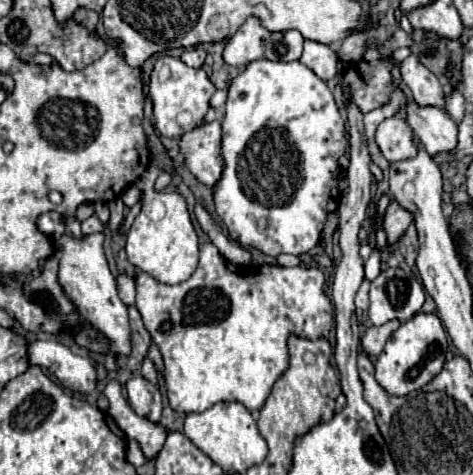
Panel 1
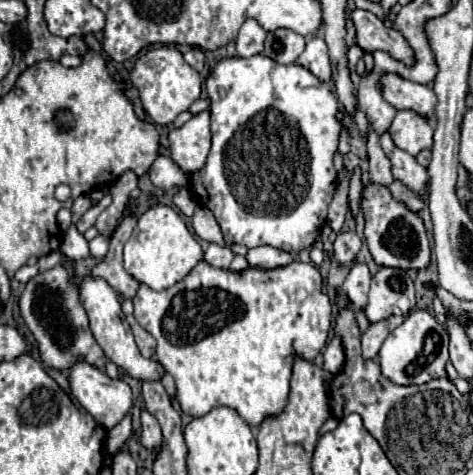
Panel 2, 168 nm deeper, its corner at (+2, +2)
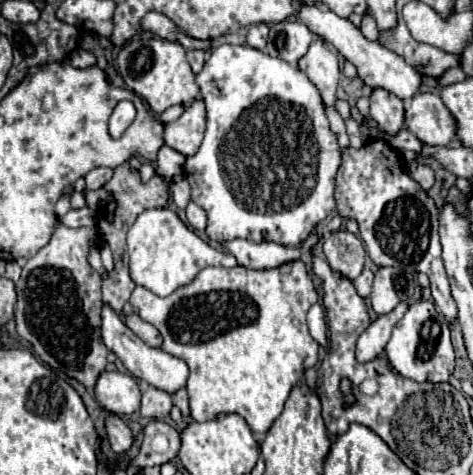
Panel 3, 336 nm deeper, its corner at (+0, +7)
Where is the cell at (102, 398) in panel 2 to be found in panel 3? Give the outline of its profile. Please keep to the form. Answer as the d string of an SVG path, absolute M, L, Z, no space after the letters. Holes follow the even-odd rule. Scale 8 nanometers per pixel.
M104 372L94 388L94 398L100 408L118 416L130 416L138 412L142 392L130 374Z

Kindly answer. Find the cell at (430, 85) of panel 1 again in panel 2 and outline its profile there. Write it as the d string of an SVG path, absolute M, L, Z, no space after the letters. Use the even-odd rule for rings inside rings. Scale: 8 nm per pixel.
M356 9L352 13L352 21L356 25L358 45L362 47L362 51L366 51L366 53L386 51L390 57L394 57L396 61L402 61L404 65L412 67L416 63L412 47L408 45L408 41L404 39L404 35L400 31L396 31L396 29L386 27L370 11Z

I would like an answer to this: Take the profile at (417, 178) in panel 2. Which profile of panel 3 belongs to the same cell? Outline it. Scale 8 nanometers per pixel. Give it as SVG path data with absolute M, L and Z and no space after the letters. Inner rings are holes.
M374 88L370 94L370 116L384 132L396 134L404 124L404 102L382 88Z

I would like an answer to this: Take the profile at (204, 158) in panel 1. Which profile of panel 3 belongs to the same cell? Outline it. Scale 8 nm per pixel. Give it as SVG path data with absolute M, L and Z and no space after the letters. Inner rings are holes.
M194 100L178 120L164 124L164 142L184 156L192 156L202 144L204 130L206 110L202 100Z

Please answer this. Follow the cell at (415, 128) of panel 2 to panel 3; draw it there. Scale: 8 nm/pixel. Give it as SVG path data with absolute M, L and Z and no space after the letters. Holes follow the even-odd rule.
M418 92L406 106L406 128L426 144L450 144L456 136L456 120L440 94Z

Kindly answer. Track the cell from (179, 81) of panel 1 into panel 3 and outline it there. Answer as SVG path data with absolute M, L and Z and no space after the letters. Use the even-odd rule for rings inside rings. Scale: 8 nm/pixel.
M136 34L126 40L124 46L120 46L116 62L126 86L134 90L140 98L144 98L156 114L164 112L174 104L190 104L200 94L196 76L186 60L186 50L178 42Z

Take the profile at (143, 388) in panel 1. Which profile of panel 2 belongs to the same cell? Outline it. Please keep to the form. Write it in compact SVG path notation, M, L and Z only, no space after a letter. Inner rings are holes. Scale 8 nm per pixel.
M144 403L140 407L140 421L142 421L142 445L146 449L156 449L162 443L160 425L158 425L156 417L152 413L148 413Z

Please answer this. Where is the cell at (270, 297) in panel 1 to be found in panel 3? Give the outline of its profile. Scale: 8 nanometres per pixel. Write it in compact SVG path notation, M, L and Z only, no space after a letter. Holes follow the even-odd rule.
M292 260L272 270L210 266L204 268L188 286L178 288L166 298L160 298L142 286L136 286L130 296L132 310L144 322L150 322L160 330L164 338L162 350L182 358L190 366L186 388L192 420L206 422L222 414L240 414L252 432L268 432L272 422L282 414L292 388L304 378L304 372L318 362L320 346L306 326L306 312L316 302L318 294L302 260Z

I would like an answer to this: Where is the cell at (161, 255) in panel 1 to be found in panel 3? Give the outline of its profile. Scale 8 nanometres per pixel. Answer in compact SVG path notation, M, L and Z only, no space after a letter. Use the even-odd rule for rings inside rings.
M168 208L144 210L136 218L128 230L128 254L132 280L156 296L170 296L180 286L190 284L194 276L208 266L236 266L234 256L208 246Z

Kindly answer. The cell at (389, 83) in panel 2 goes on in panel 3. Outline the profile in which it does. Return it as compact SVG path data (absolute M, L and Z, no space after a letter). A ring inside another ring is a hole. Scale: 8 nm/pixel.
M300 2L298 18L302 20L302 24L308 26L308 30L312 34L316 34L320 40L330 42L348 62L352 62L356 66L362 82L366 82L370 88L386 88L388 92L394 92L402 100L412 98L416 94L416 90L420 88L420 84L422 84L420 74L414 68L410 68L410 64L406 64L390 48L382 46L380 42L372 42L372 40L364 38L360 28L356 28L350 22L350 18L342 18L342 16L334 14L332 10L322 10L320 4L304 4L304 2Z

